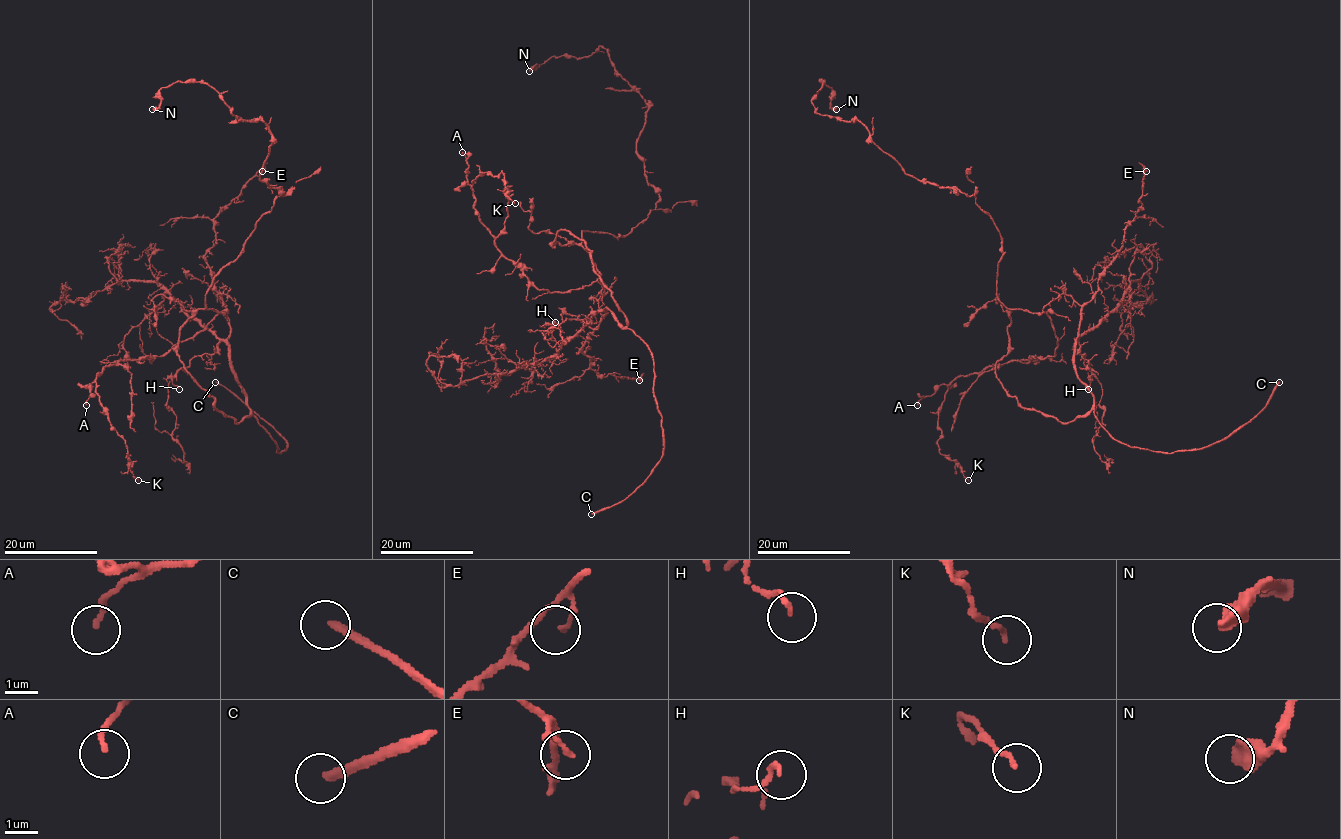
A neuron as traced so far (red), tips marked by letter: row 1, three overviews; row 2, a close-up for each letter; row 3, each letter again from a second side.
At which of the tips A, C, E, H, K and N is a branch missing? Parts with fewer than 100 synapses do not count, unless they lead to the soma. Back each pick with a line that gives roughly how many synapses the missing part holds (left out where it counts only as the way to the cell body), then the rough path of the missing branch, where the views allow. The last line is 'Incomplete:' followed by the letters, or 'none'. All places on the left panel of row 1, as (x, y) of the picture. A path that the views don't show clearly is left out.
C: course (215, 382), (201, 374), (140, 315), (116, 282), (91, 261), (81, 247), (85, 235), (105, 222), (140, 222)
Incomplete: C

